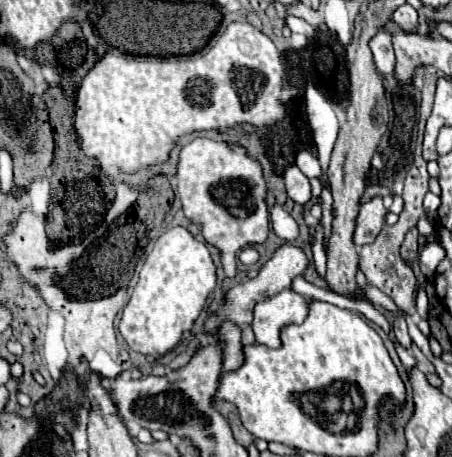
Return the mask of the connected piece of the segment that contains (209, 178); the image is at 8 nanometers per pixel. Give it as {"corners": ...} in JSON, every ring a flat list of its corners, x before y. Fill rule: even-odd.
{"corners":[[198,136,190,144,182,146,176,164,176,180,178,180,178,194,182,200,182,210,186,218,194,224,202,226,204,240,216,246,222,254,222,264,226,276,236,274,236,252,250,246,250,244,264,244,270,230,270,210,266,204,268,186,262,172,262,164,248,154,246,148,228,142,216,142,212,138]]}

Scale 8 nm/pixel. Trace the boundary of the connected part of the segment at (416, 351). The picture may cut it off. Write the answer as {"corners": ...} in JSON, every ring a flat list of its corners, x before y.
{"corners":[[413,343,411,346,411,352,417,361,418,367,424,373,435,373,434,365,422,354,421,350]]}

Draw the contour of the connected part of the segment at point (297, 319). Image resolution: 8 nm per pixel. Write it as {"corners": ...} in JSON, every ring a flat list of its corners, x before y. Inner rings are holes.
{"corners":[[282,290,254,306,256,342,276,348,280,346,280,330,288,324,304,322,308,314,308,298,294,290]]}

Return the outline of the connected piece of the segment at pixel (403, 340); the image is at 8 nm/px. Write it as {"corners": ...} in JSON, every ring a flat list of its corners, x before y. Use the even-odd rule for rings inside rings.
{"corners":[[398,316,398,318,396,318,396,322,392,324,392,330,394,330,394,336,396,336,396,340,398,340,398,342,400,342,404,348,410,348,412,340,410,340,408,326,406,326,406,320,404,320,404,316]]}

